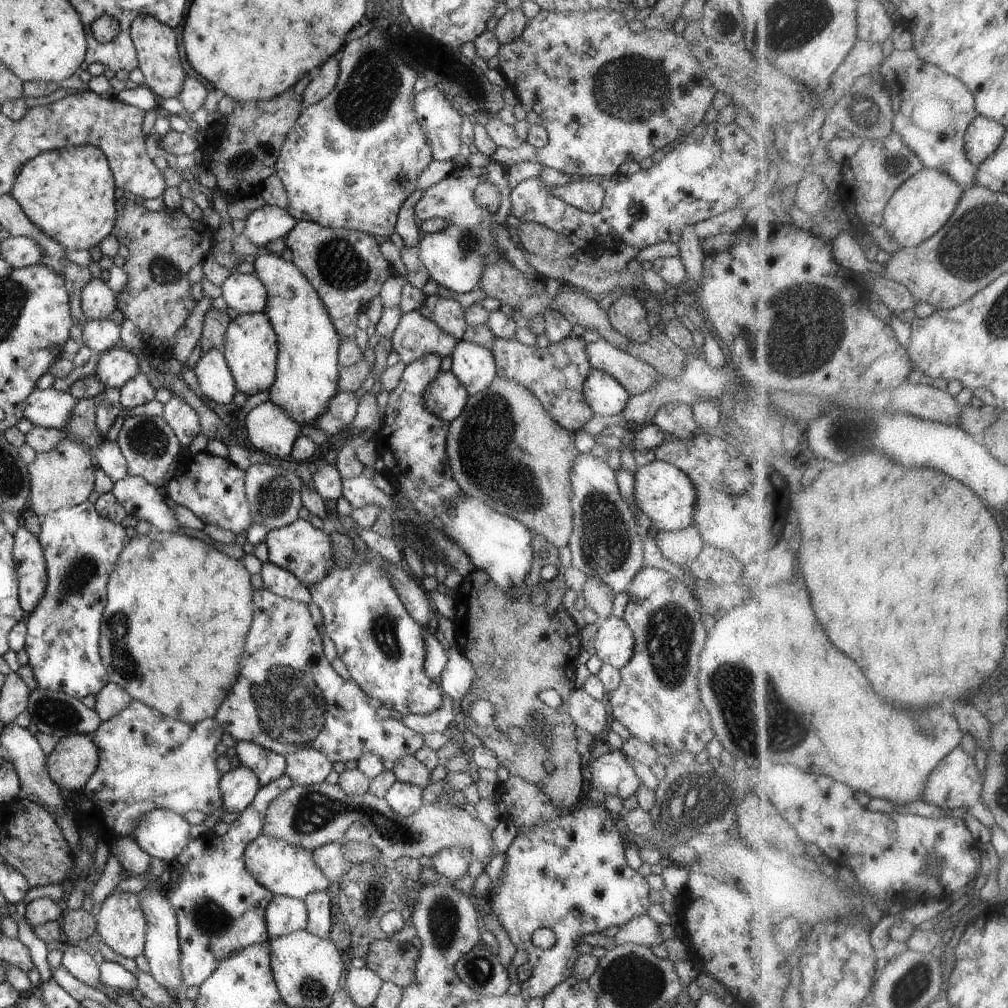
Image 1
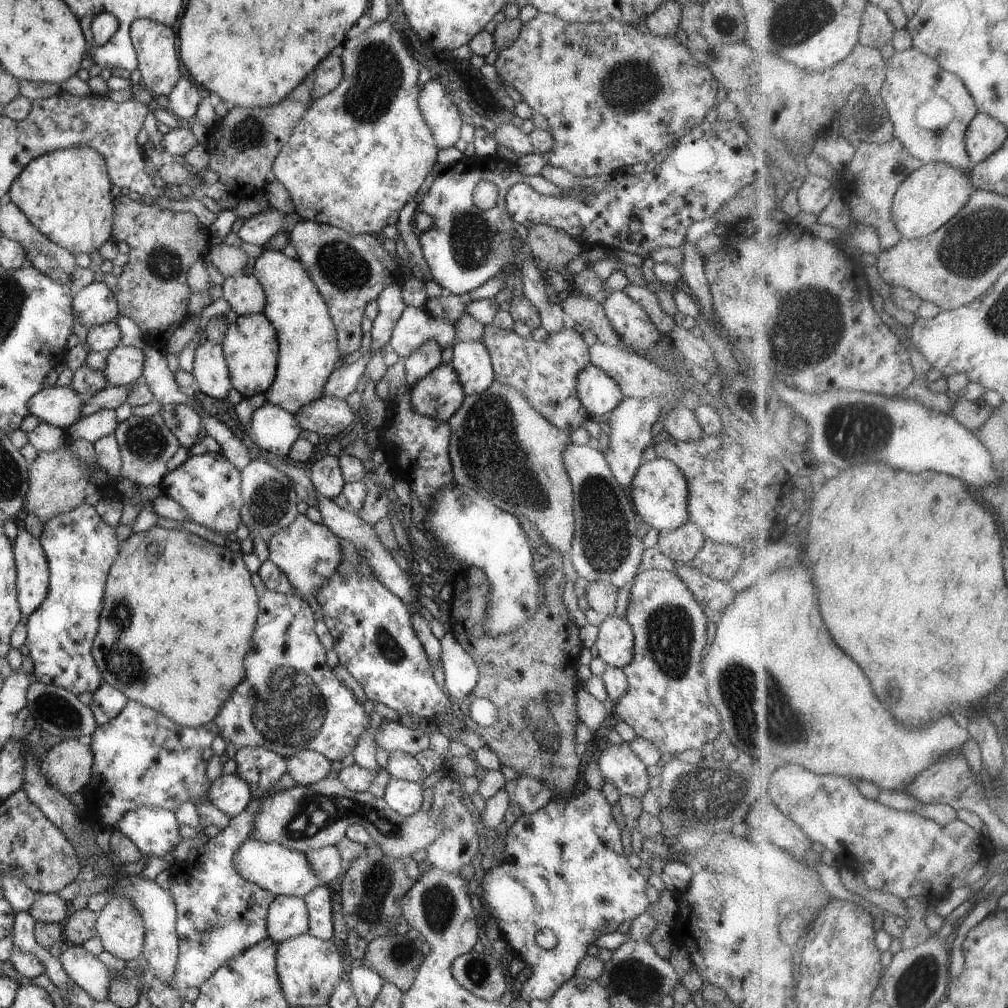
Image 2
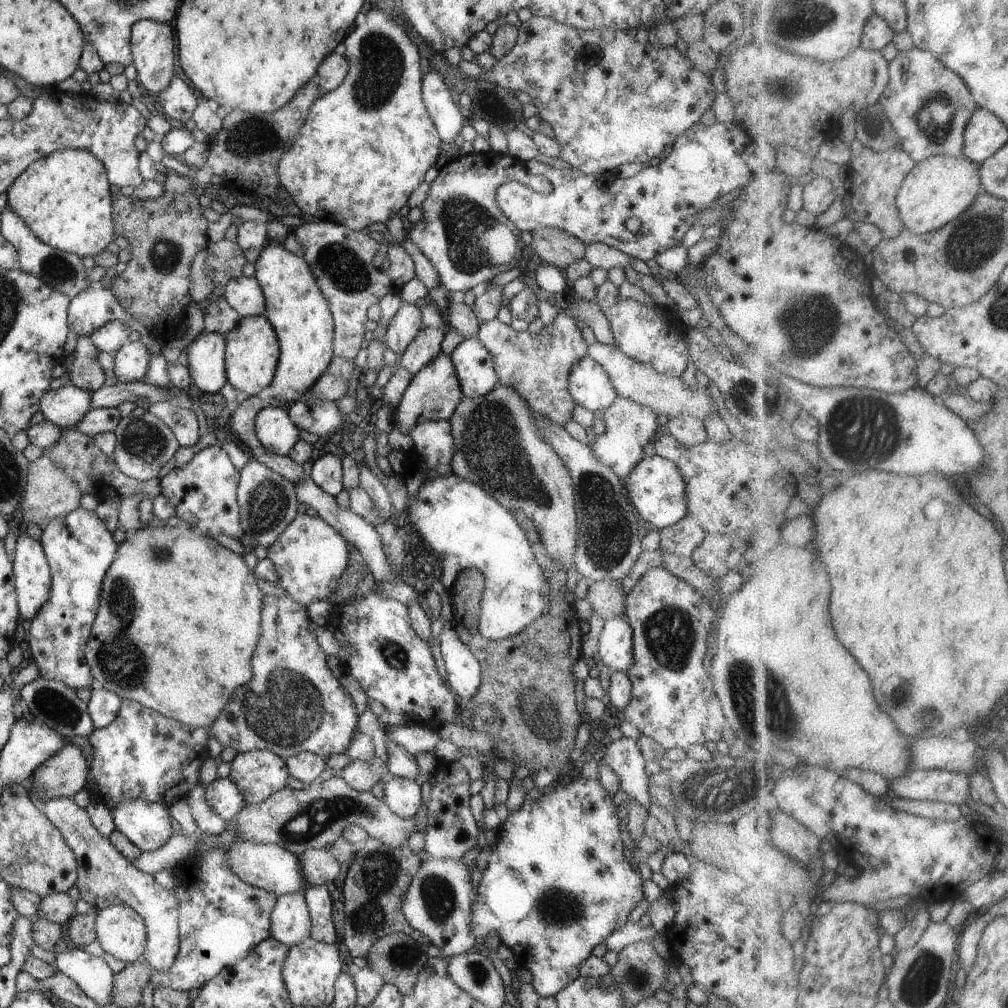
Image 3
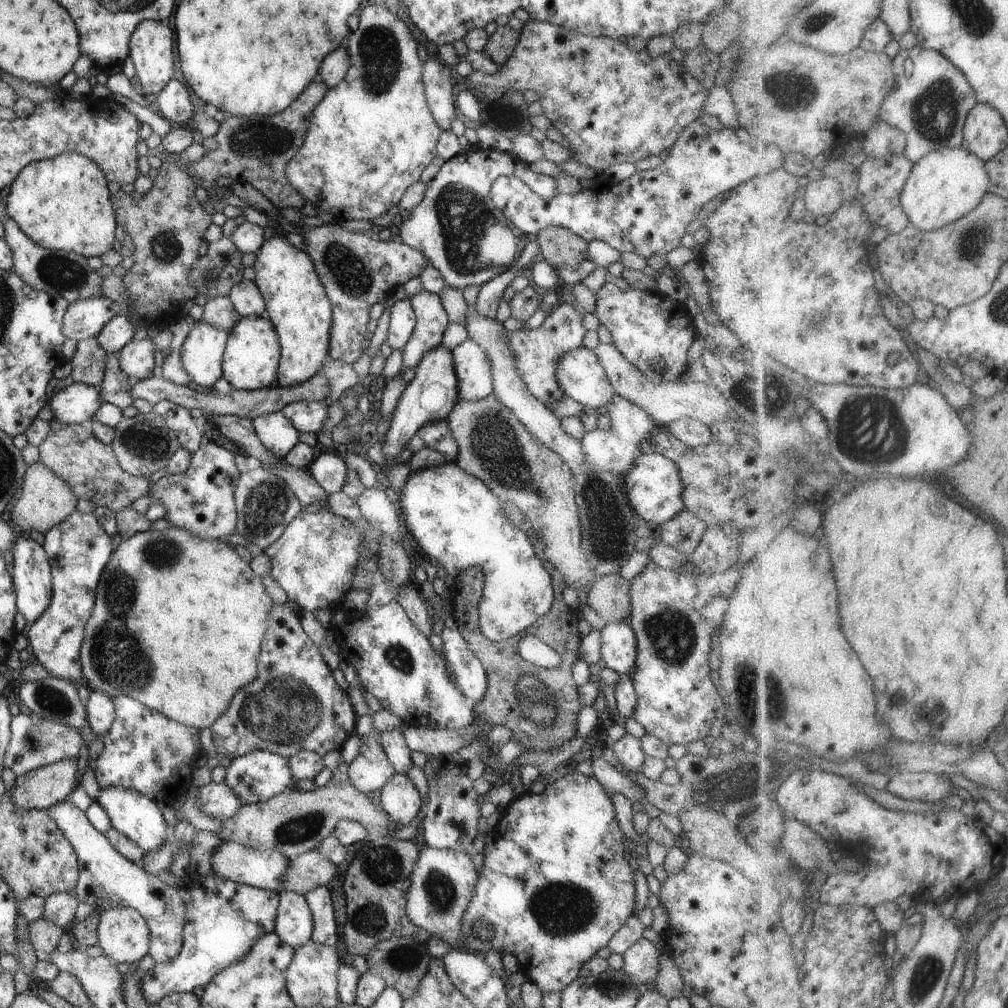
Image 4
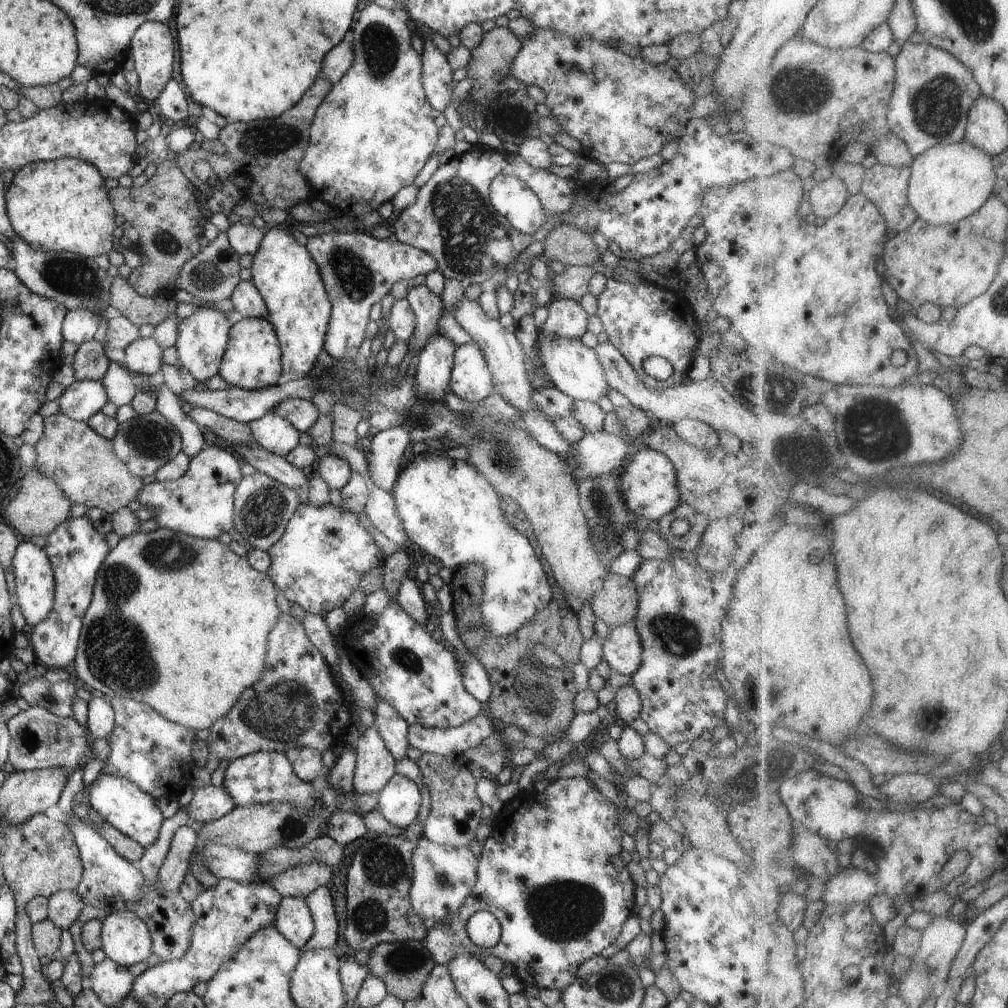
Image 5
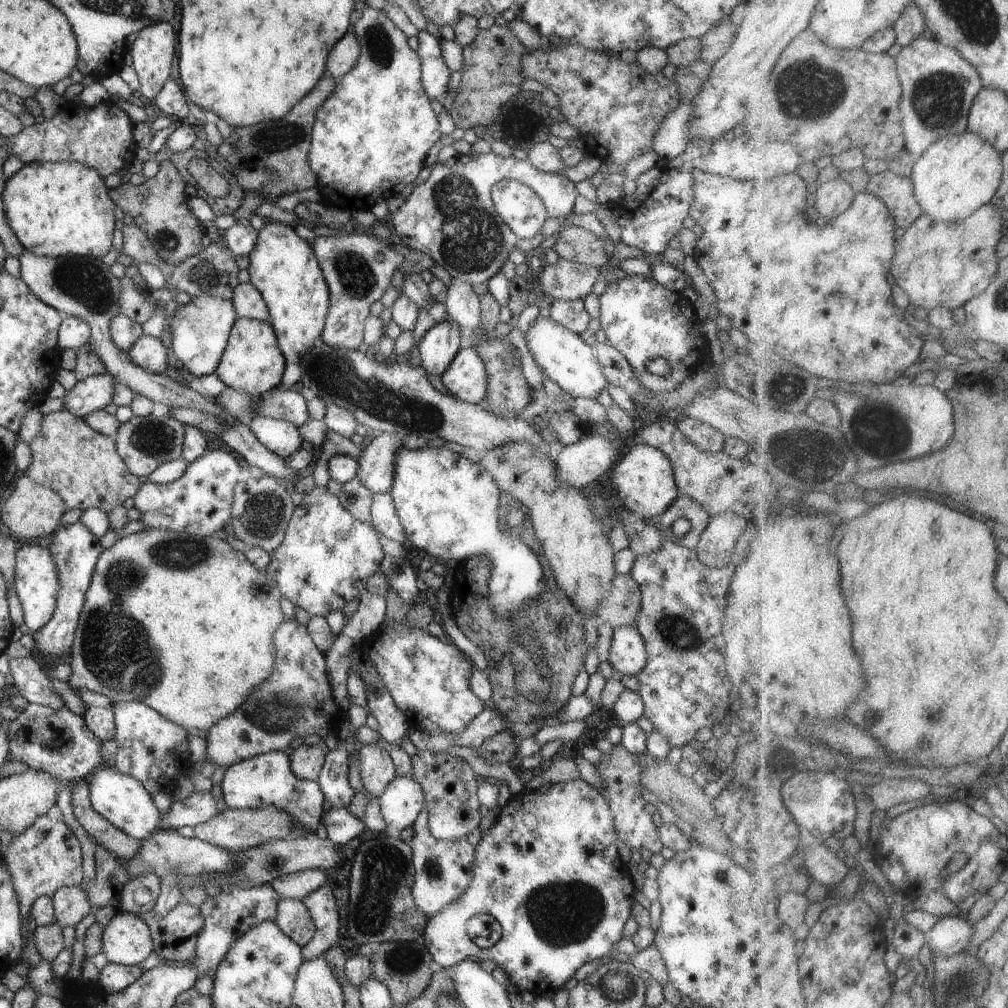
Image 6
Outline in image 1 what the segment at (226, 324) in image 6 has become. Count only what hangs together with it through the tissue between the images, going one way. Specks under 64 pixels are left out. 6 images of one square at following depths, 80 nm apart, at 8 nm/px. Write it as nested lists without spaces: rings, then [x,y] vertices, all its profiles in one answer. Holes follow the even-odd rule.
[[[207,350],[196,362],[193,370],[200,395],[208,396],[216,404],[233,402],[238,390],[223,351]]]

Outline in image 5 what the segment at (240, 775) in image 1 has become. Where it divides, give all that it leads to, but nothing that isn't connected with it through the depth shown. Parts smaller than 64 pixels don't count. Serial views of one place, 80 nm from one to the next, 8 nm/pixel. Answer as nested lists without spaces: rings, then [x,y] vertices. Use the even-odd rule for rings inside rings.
[[[204,786],[196,789],[194,799],[187,805],[190,818],[195,821],[195,826],[222,818],[224,814],[236,808],[234,800],[228,796],[224,786]]]

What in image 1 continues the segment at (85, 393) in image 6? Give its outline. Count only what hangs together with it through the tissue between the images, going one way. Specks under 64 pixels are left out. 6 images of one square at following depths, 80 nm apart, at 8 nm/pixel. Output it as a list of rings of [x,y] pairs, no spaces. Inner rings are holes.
[[[34,389],[23,406],[23,417],[36,427],[63,430],[69,423],[72,409],[79,400],[69,392],[54,389]]]

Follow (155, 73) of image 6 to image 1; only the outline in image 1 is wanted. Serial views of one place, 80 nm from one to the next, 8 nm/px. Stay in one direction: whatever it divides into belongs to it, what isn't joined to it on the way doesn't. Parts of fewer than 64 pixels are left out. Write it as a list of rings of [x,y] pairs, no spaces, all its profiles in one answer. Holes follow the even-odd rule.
[[[140,15],[131,24],[130,36],[137,50],[139,68],[144,75],[143,86],[148,87],[157,100],[177,97],[188,78],[178,53],[178,34],[176,30],[159,23],[154,17]]]

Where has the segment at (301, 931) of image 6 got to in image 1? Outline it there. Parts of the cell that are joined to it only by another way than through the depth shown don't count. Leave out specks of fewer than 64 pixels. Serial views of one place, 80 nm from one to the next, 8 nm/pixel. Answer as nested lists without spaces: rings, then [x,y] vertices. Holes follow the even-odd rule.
[[[273,895],[266,907],[266,928],[270,938],[288,936],[307,927],[307,908],[303,900],[284,895]]]

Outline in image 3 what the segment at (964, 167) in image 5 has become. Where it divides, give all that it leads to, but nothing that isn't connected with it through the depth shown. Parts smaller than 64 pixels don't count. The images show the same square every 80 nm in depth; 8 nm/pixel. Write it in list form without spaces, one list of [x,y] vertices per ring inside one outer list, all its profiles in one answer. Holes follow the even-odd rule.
[[[940,155],[918,163],[898,196],[898,208],[906,228],[922,236],[946,227],[968,212],[984,191],[980,168],[982,165],[969,157]]]

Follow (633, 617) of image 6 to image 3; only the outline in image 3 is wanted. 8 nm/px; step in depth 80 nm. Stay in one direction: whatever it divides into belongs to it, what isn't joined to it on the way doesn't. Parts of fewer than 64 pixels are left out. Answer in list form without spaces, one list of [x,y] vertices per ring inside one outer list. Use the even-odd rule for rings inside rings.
[[[611,578],[604,581],[591,582],[585,600],[590,602],[592,610],[606,621],[619,618],[625,613],[625,592],[621,582]]]

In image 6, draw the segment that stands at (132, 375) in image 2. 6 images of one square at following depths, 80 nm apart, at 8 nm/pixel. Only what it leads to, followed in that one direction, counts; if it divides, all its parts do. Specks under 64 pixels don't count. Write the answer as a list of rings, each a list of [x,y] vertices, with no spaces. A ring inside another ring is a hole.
[[[143,335],[128,350],[128,356],[134,365],[148,372],[165,375],[168,370],[168,350],[158,337]]]

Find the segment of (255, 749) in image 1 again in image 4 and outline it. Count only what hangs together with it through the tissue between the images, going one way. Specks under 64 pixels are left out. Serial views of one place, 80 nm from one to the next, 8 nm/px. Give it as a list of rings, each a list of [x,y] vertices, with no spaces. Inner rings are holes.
[[[253,751],[246,755],[234,758],[226,768],[225,784],[232,788],[242,805],[267,802],[286,790],[294,789],[294,778],[288,768],[288,759],[269,751]]]

